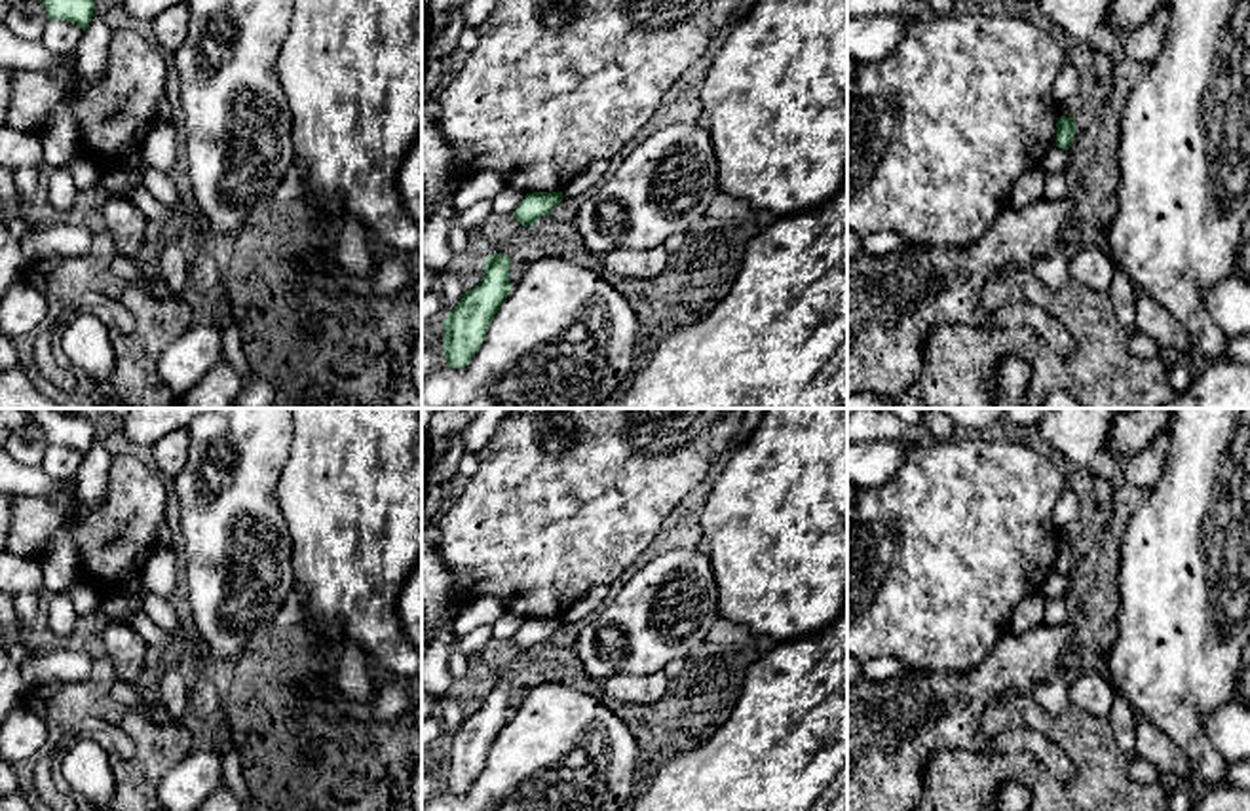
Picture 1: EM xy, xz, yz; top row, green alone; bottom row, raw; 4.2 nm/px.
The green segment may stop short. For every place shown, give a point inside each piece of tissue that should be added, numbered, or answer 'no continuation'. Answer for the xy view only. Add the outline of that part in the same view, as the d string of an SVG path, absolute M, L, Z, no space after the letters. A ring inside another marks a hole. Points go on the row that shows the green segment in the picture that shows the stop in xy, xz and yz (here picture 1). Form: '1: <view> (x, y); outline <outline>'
no continuation

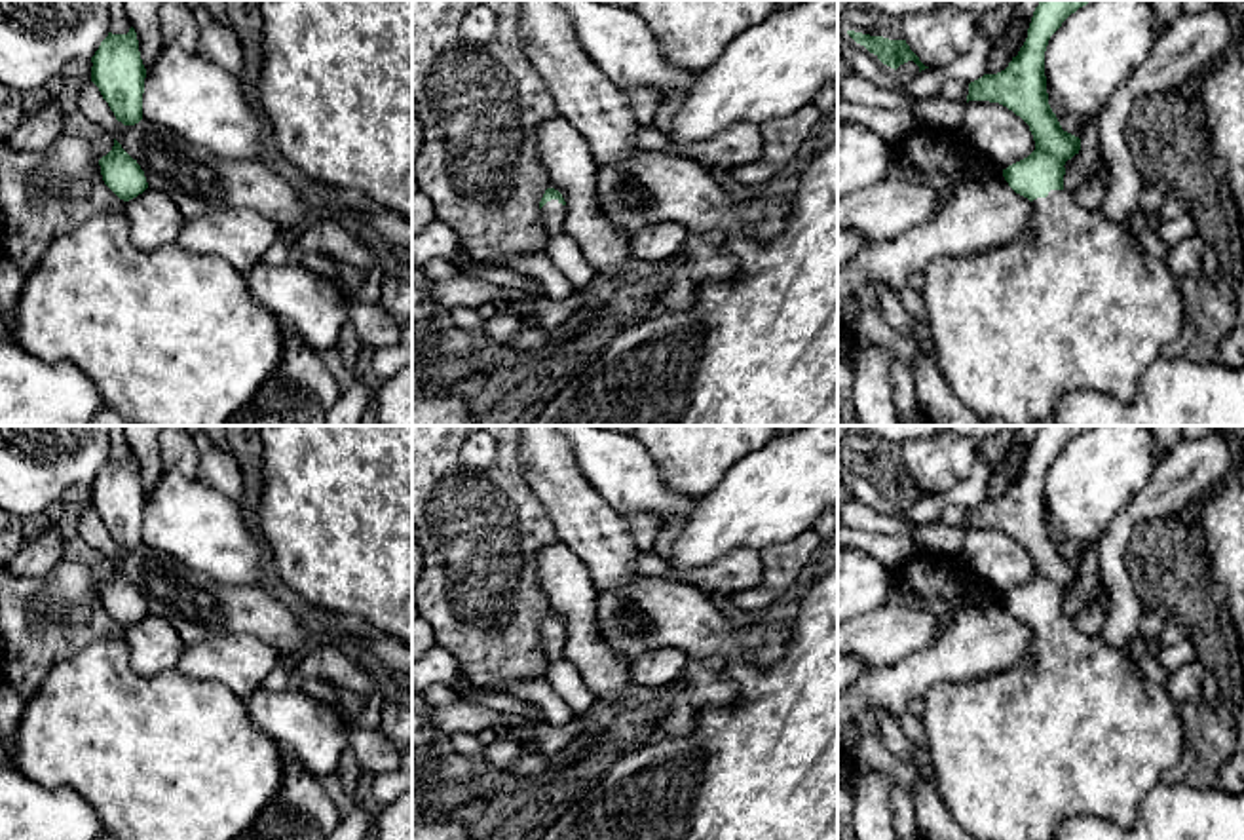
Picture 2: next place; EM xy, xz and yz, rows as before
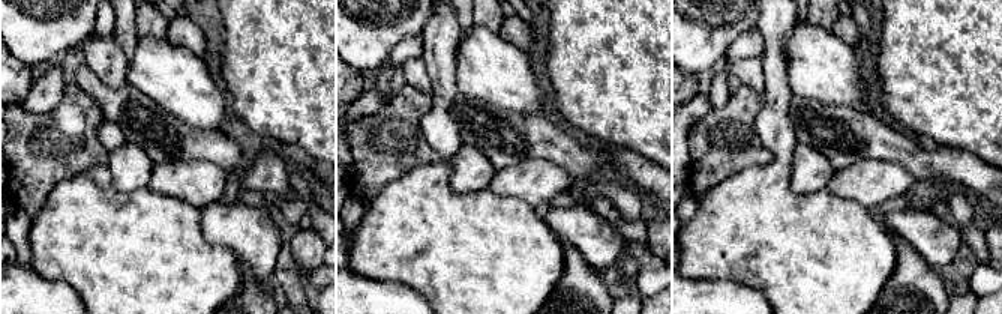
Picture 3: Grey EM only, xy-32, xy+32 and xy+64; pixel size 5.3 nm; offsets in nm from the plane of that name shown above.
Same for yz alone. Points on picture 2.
1: yz (1081, 305); outline M1050 190L1046 198L1033 200L1029 228L1029 239L963 257L940 257L927 266L921 291L925 323L946 384L980 420L1003 418L1008 426L1048 426L1056 403L1081 390L1132 403L1140 376L1181 334L1187 312L1179 279L1126 226L1109 220L1100 209L1079 205L1071 192Z

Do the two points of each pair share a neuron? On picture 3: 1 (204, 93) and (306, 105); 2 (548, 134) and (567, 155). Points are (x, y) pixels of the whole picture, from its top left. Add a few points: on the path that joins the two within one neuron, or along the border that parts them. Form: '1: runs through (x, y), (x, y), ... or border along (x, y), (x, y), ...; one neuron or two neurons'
1: border along (224, 90), (228, 98); two neurons
2: runs through (551, 138), (563, 150); one neuron

